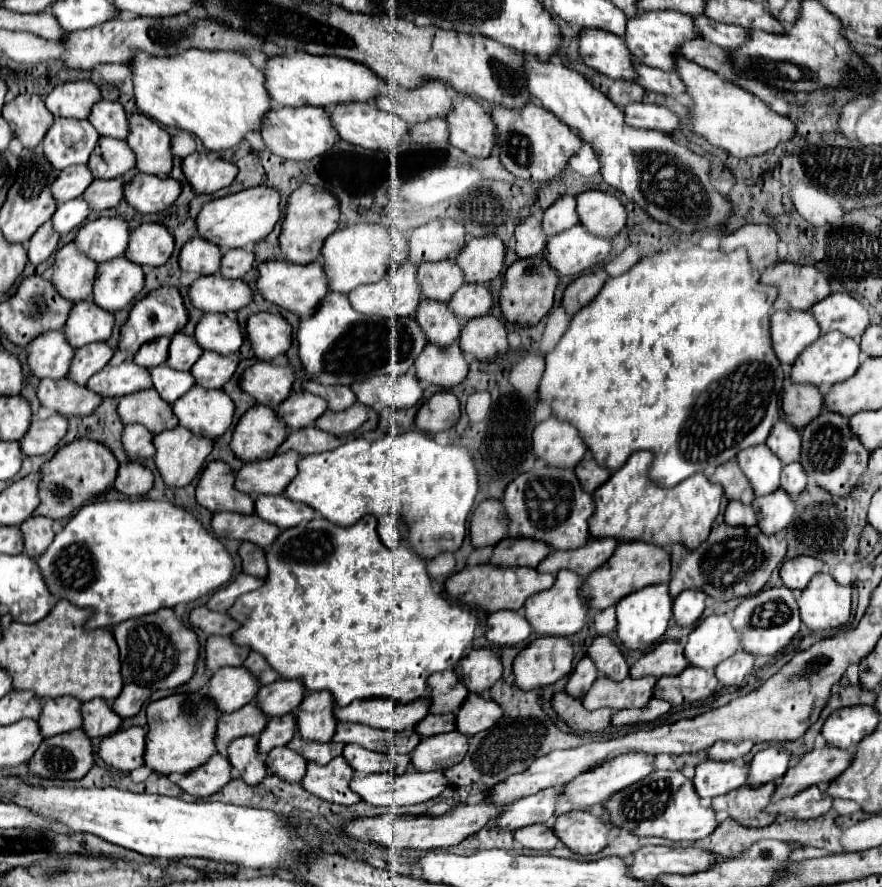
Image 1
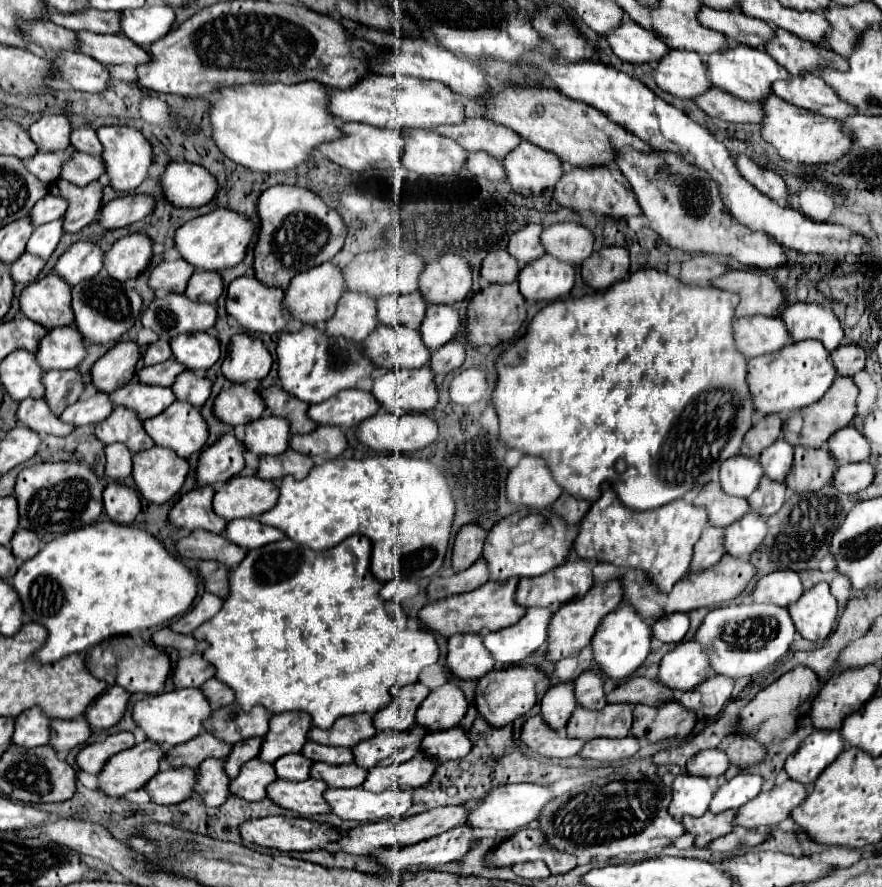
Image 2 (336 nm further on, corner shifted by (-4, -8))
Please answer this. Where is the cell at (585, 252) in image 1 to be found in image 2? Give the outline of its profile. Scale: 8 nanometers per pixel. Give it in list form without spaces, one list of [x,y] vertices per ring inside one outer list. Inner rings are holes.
[[[543,255],[519,271],[517,283],[527,301],[555,301],[571,291],[575,267]]]

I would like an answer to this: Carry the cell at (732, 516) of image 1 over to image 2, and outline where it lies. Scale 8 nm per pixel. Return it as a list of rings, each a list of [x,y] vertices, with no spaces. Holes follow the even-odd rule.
[[[707,527],[695,545],[693,551],[693,561],[691,561],[691,571],[701,571],[713,567],[721,557],[723,557],[723,547],[719,547],[719,539],[723,539],[723,529],[717,527]]]

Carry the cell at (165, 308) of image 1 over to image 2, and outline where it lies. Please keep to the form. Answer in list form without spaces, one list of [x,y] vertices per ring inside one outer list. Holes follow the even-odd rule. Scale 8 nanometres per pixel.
[[[131,341],[117,343],[89,369],[95,391],[111,393],[133,379],[135,363],[139,361],[139,345]]]

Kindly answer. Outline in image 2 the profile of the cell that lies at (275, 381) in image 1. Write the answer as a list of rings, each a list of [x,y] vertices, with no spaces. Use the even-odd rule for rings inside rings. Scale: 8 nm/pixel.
[[[233,383],[225,387],[213,403],[213,415],[231,427],[247,425],[259,419],[263,413],[263,399],[255,389],[245,389],[245,385]]]

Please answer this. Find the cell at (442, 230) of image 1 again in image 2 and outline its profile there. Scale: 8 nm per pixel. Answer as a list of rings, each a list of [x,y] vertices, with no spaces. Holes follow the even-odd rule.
[[[399,247],[359,253],[343,267],[345,291],[365,293],[371,297],[391,295],[391,293],[413,293],[419,287],[419,273],[421,271],[423,271],[423,259],[415,253],[409,253]]]

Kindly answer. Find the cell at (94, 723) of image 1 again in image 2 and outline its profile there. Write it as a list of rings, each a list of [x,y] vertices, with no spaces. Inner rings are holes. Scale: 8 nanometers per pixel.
[[[83,717],[69,719],[69,721],[53,719],[49,733],[51,733],[49,745],[59,753],[59,751],[69,751],[77,745],[83,745],[89,739],[91,729],[89,729],[89,723]]]

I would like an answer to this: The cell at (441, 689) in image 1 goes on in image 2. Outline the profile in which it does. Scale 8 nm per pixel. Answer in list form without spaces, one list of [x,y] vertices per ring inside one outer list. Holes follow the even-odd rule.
[[[415,683],[399,689],[399,695],[393,703],[379,713],[373,715],[375,729],[391,729],[391,731],[407,731],[415,721],[415,711],[419,703],[429,695],[429,687]]]

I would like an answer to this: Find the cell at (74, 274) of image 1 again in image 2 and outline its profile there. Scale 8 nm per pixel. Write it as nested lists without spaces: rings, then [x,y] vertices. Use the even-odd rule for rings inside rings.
[[[49,273],[23,289],[19,307],[25,317],[45,329],[71,325],[71,287],[55,273]]]

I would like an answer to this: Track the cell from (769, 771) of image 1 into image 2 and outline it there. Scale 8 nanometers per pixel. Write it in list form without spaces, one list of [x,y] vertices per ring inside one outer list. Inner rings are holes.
[[[739,773],[725,785],[721,785],[709,805],[711,813],[721,813],[727,809],[737,809],[759,795],[763,779],[753,773]]]

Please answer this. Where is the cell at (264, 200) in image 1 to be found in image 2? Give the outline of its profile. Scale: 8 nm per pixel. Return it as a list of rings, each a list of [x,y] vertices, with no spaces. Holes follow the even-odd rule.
[[[215,209],[207,215],[195,217],[185,225],[181,225],[175,231],[175,249],[197,271],[223,271],[243,261],[251,237],[253,237],[253,223],[247,217],[231,209]]]

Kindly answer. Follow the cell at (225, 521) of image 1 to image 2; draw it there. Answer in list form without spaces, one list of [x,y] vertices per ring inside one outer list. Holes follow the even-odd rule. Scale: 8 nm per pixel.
[[[197,529],[197,531],[181,537],[177,541],[175,549],[185,559],[211,559],[211,561],[219,561],[225,567],[233,569],[233,567],[237,567],[239,561],[243,561],[243,555],[247,551],[221,537],[223,535],[211,535],[209,531]]]

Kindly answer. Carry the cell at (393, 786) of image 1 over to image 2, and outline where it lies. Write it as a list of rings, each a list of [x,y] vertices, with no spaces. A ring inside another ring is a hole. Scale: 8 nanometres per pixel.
[[[363,787],[353,789],[327,789],[323,793],[331,813],[341,819],[377,821],[389,817],[403,817],[413,799],[409,791],[383,791],[371,793]]]

